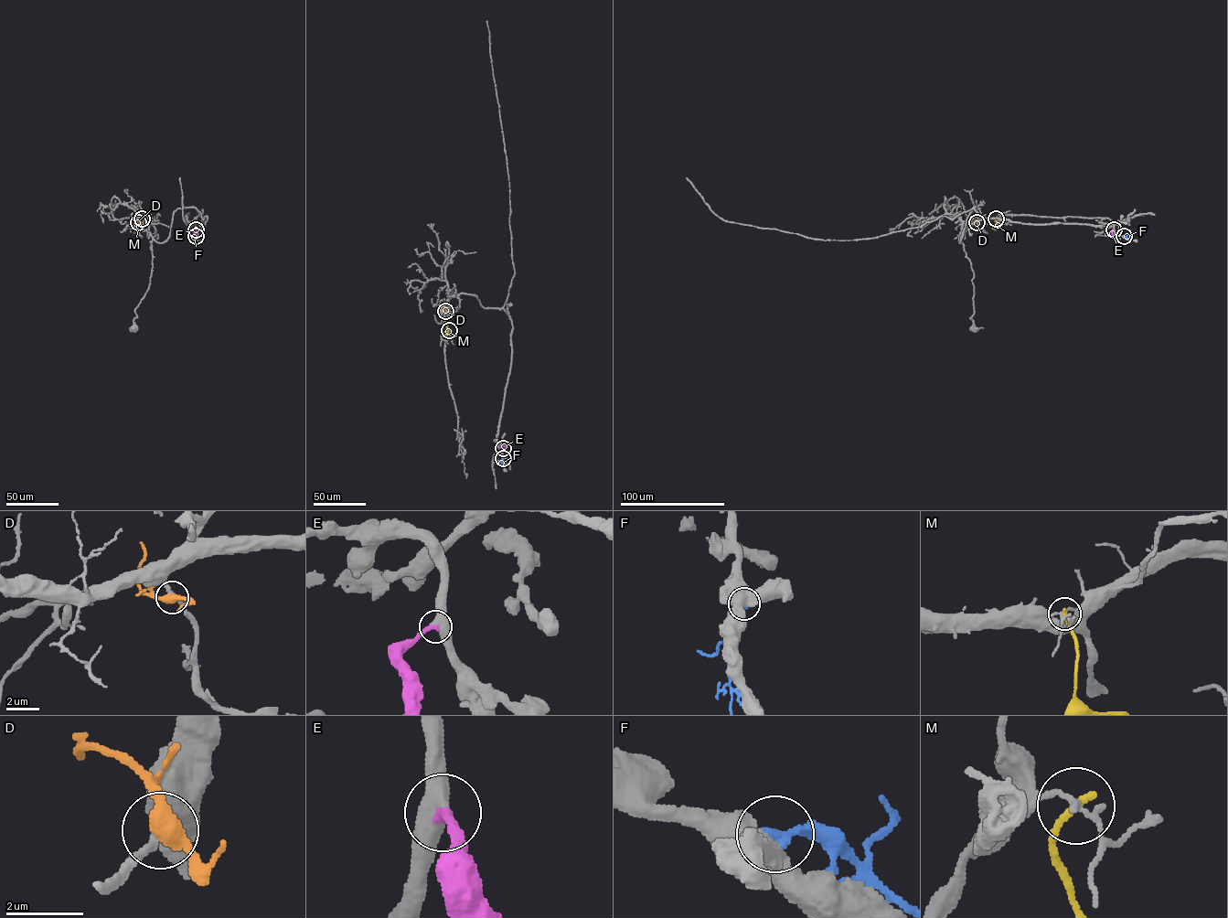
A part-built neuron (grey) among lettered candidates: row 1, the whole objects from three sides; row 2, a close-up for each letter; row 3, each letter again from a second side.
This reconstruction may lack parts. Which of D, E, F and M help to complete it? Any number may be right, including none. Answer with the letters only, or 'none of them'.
E

